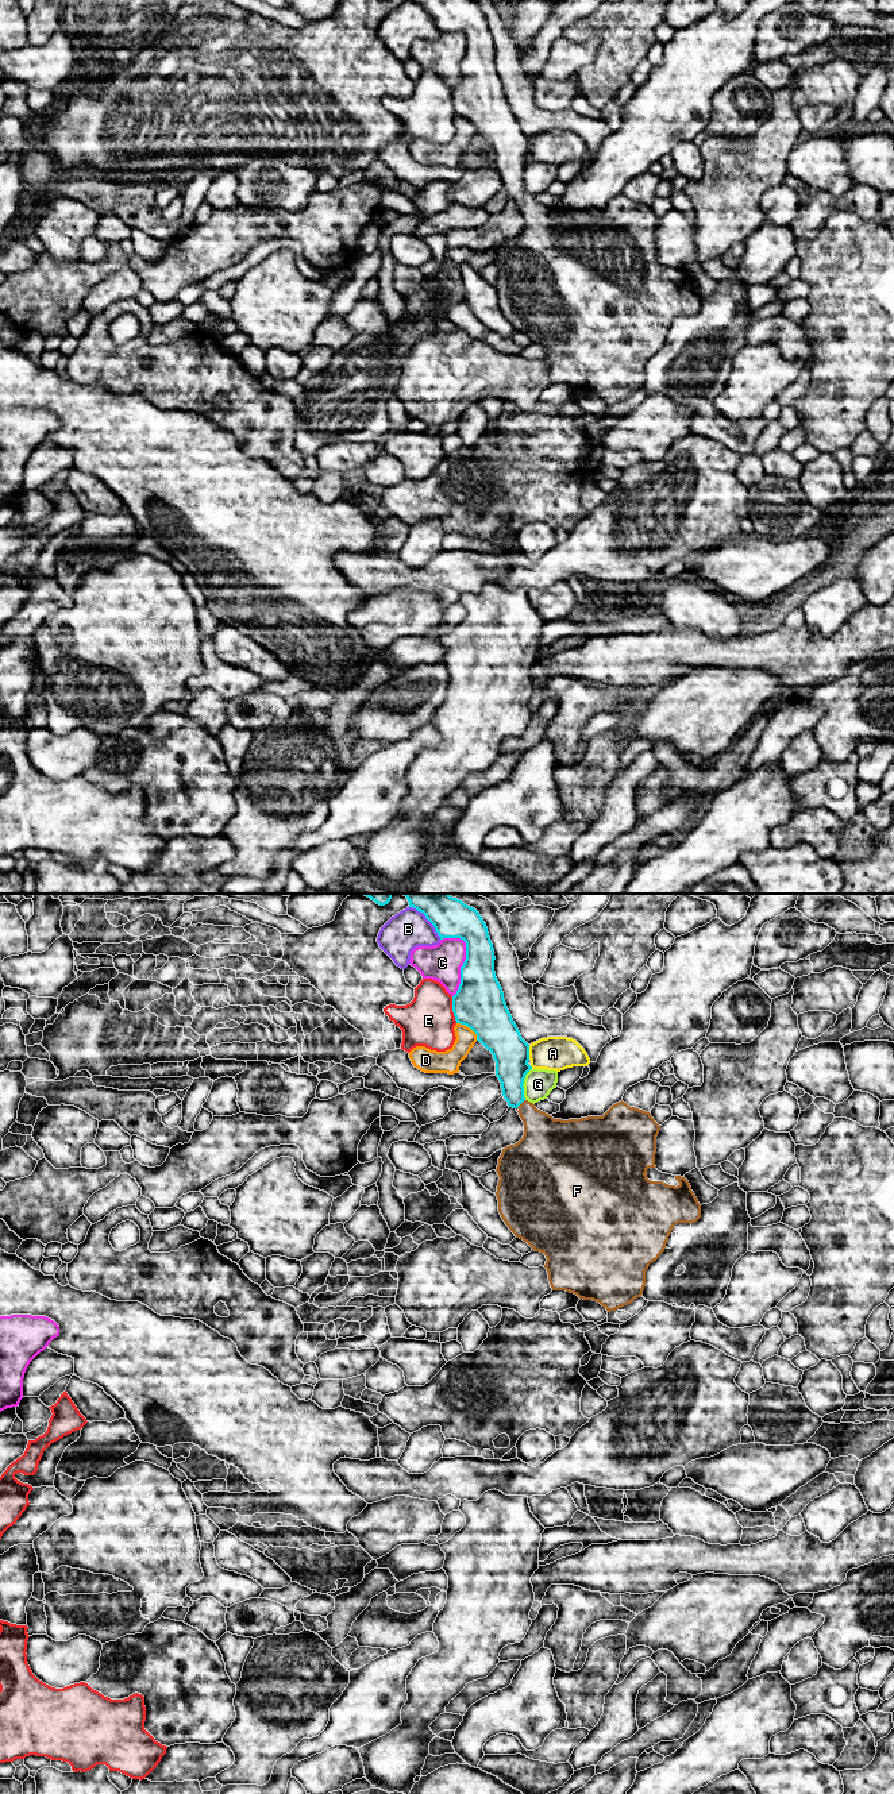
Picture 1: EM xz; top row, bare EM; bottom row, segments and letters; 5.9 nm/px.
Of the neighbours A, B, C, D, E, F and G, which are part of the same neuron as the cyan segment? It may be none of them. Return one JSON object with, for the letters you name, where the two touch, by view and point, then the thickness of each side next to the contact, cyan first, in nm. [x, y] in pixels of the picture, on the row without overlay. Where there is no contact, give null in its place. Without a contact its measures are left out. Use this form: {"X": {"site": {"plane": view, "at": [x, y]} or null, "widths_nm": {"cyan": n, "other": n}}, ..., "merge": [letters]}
{"F": {"site": {"plane": "xz", "at": [520, 196]}, "widths_nm": {"cyan": 190, "other": 260}}, "merge": ["F"]}

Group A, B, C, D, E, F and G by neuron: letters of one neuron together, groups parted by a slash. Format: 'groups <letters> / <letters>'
groups A / B / C / D / E / F / G

